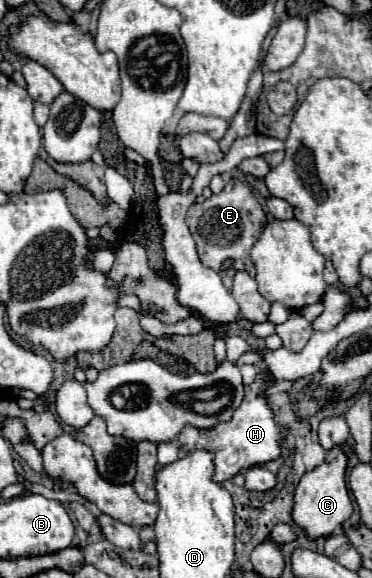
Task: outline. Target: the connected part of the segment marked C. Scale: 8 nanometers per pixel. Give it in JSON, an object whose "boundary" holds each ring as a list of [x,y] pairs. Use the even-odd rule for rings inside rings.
{"boundary":[[[341,445],[341,447],[331,449],[327,453],[325,463],[313,471],[307,471],[301,477],[299,485],[295,487],[291,517],[293,517],[295,525],[301,527],[303,533],[313,541],[319,541],[321,537],[329,537],[335,531],[339,531],[341,525],[353,513],[353,503],[349,499],[347,485],[345,485],[345,469],[347,469],[347,457],[345,457],[343,445]]]}

